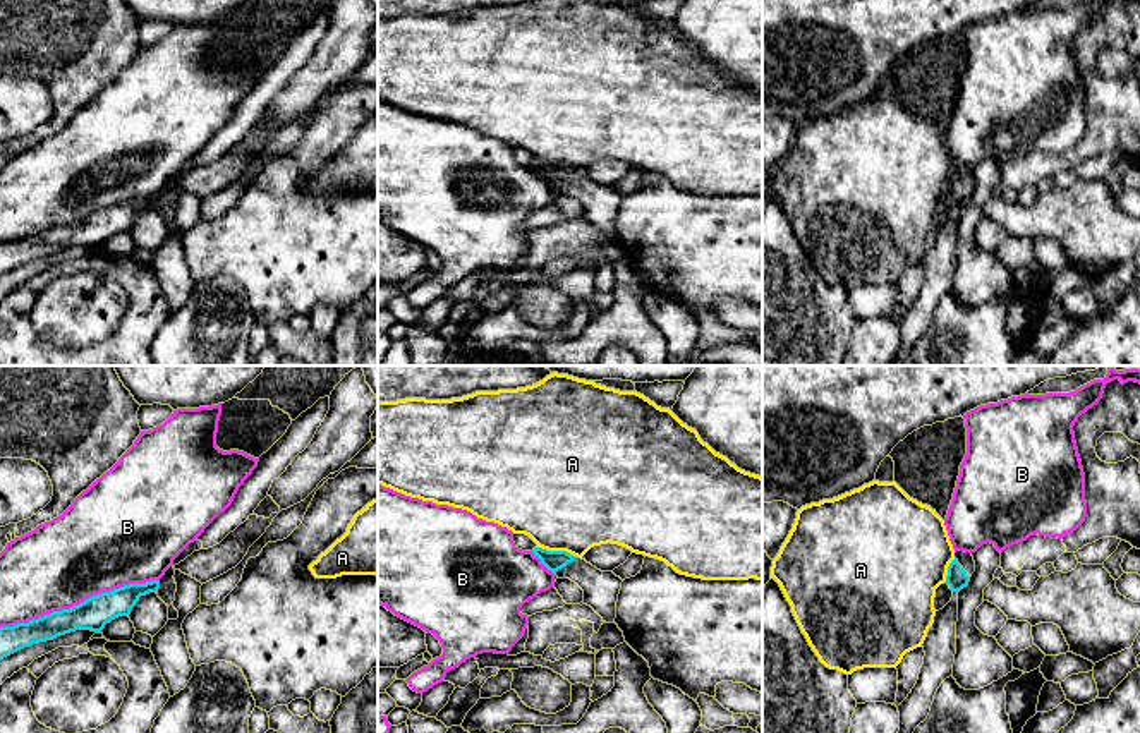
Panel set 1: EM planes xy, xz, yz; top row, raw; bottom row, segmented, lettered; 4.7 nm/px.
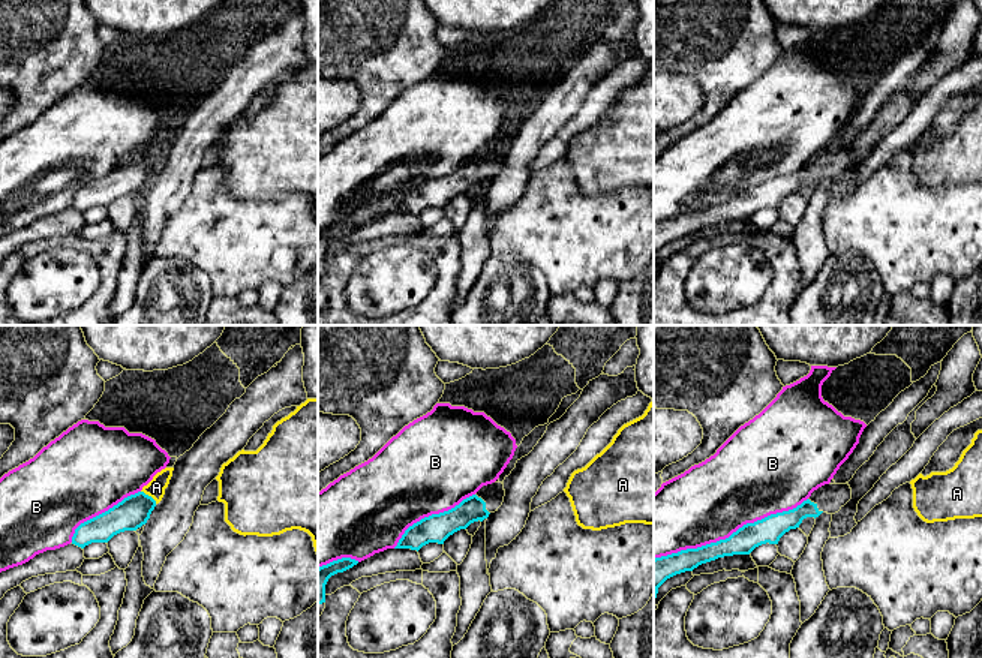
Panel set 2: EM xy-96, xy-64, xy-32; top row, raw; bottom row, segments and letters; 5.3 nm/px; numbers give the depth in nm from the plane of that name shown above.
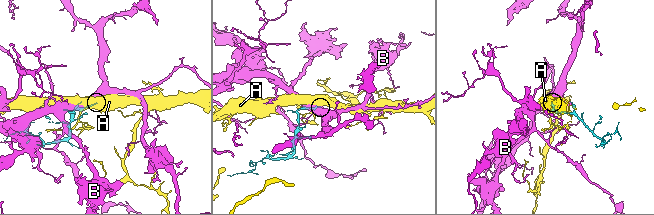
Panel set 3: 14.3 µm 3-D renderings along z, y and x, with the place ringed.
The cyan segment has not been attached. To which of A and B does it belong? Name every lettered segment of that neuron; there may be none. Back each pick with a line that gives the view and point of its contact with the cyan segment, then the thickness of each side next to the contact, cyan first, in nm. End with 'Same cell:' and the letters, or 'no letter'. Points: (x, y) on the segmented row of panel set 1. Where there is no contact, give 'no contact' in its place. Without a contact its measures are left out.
Same cell: no letter

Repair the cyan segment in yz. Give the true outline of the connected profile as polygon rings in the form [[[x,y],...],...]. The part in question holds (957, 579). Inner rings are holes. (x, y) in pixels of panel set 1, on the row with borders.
[[[956,551],[955,560],[948,566],[946,584],[953,592],[958,592],[968,585],[973,572],[975,561],[972,553]]]

